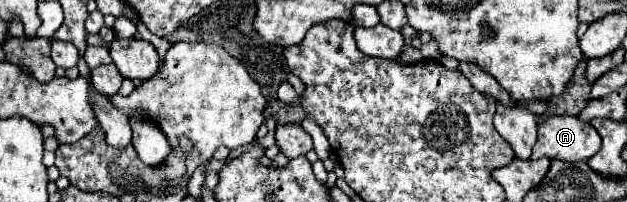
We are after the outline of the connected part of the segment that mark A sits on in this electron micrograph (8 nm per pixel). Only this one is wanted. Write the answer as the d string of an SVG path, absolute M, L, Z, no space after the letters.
M549 116L539 124L539 140L531 158L555 158L563 162L589 160L599 152L597 130L577 116Z

